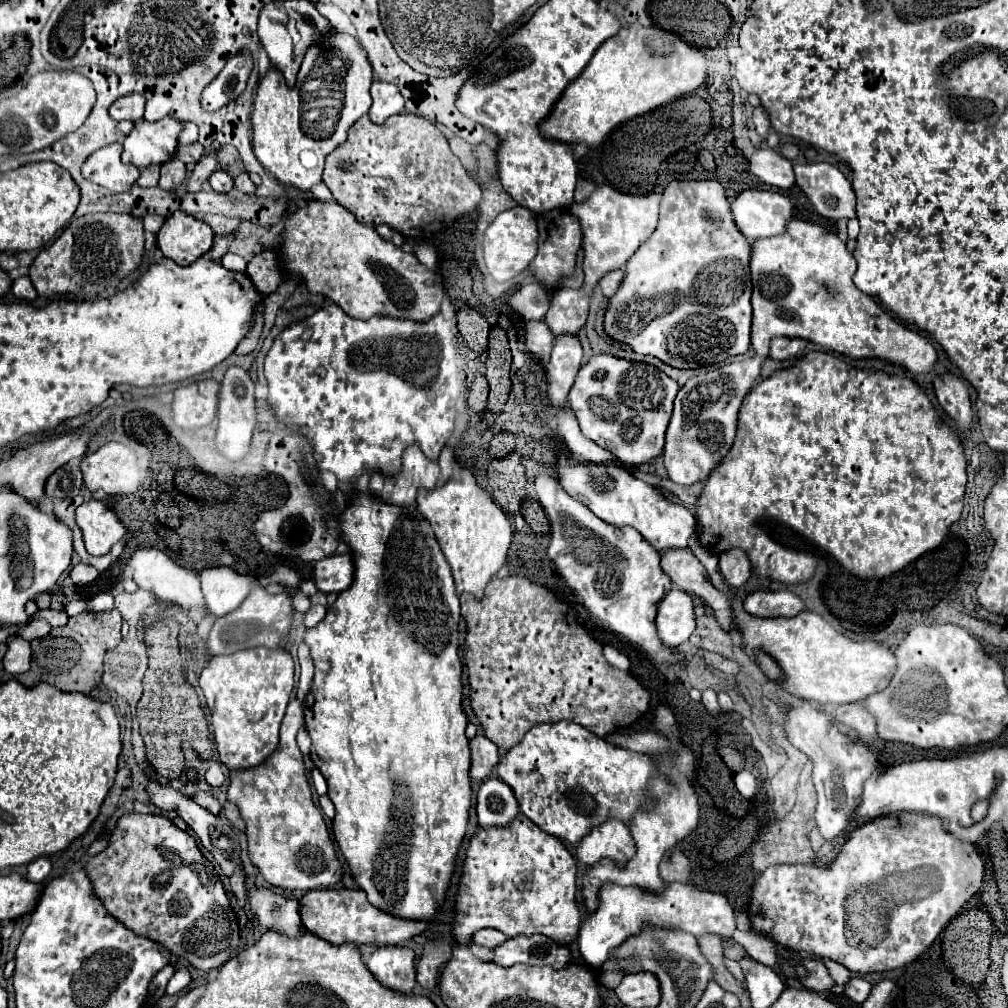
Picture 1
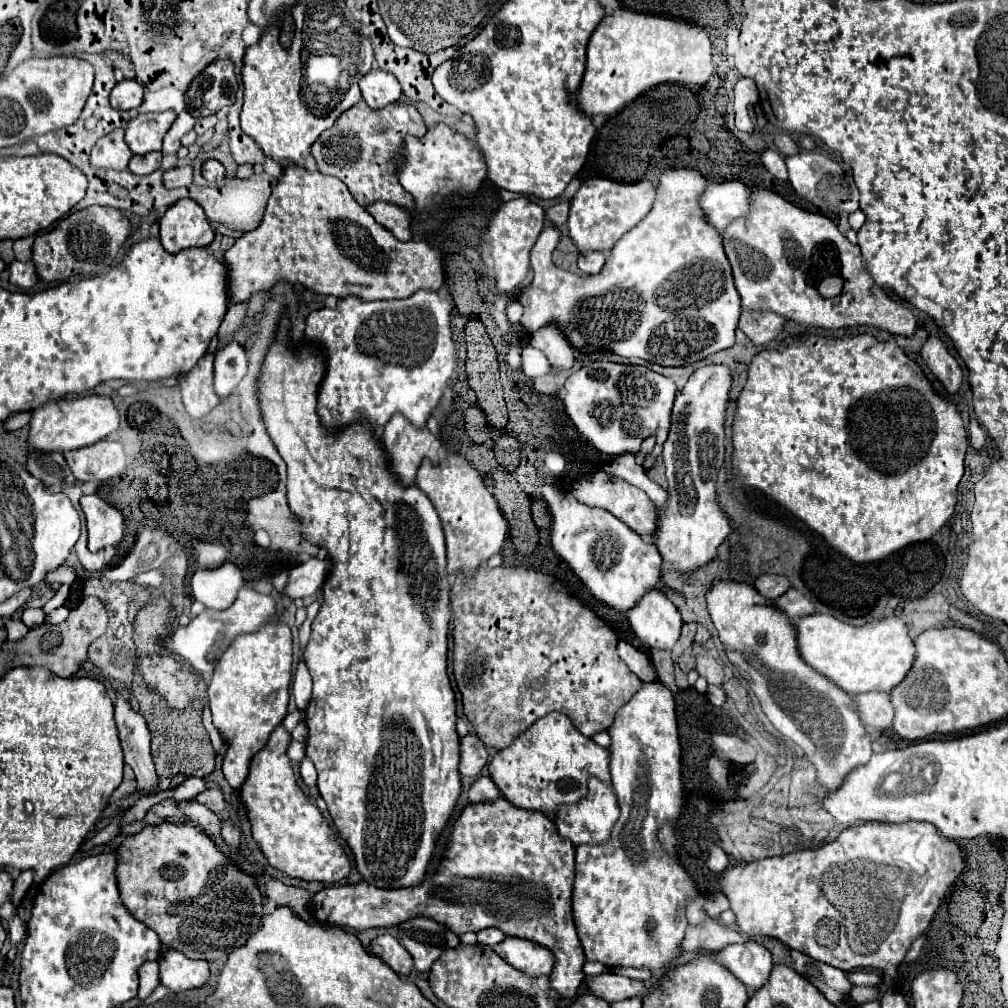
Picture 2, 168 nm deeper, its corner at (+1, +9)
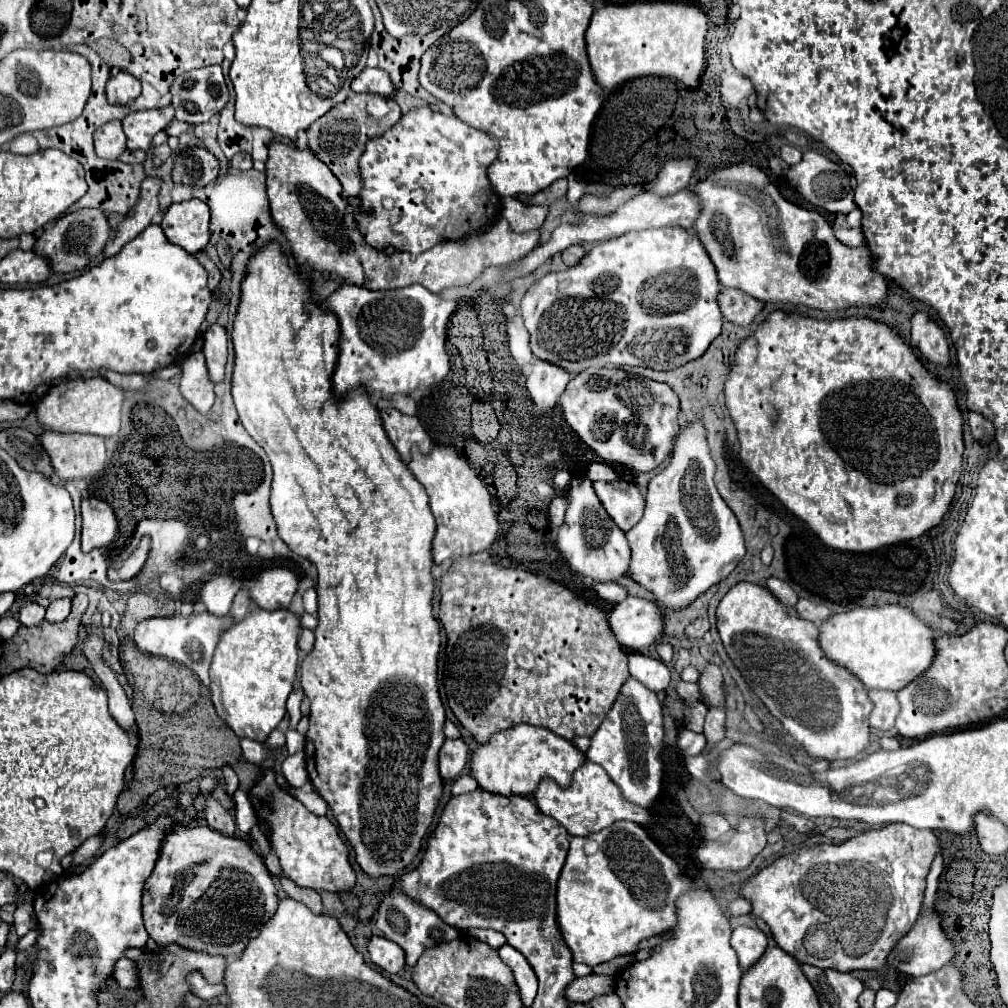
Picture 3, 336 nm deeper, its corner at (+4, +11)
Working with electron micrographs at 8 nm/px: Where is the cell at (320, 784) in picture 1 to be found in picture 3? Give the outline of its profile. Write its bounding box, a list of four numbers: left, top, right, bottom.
[281,751,307,787]

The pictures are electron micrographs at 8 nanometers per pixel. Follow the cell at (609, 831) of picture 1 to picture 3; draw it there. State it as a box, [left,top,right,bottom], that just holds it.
[533,759,651,835]

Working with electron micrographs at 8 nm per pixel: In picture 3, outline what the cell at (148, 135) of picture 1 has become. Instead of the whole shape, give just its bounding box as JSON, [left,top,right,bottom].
[123,107,173,149]

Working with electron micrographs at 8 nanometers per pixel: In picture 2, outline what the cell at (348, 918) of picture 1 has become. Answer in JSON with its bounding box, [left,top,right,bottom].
[312,799,586,997]

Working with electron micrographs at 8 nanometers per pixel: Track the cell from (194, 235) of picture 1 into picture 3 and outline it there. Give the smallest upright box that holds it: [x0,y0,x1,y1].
[161,199,209,255]

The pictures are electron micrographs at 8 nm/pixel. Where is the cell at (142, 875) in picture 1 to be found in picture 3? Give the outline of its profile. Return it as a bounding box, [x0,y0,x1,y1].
[143,827,279,957]

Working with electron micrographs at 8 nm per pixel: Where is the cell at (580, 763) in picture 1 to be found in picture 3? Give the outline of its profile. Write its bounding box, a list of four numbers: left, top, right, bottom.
[469,725,585,795]

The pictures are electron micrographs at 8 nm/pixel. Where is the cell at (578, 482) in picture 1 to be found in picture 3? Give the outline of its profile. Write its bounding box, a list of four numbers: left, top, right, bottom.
[595,481,645,531]

